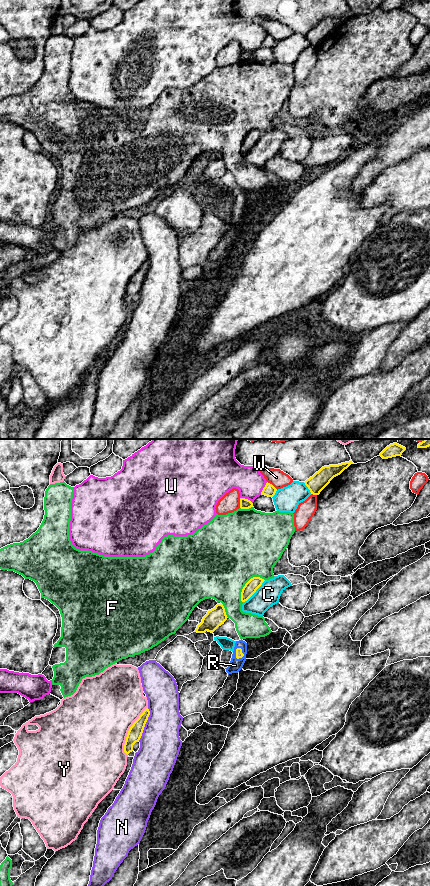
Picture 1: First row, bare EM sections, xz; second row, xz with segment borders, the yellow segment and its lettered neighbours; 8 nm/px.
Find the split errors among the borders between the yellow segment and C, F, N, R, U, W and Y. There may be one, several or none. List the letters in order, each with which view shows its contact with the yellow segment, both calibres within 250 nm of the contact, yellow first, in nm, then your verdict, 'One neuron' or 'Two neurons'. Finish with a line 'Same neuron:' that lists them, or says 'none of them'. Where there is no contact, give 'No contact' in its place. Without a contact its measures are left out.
C: Touches yellow in xz. Thickness 100 nm (yellow) against 190 nm. Two neurons
F: Touches yellow in xz. Thickness 100 nm (yellow) against 500 nm. Two neurons
N: Touches yellow in xz. Thickness 110 nm (yellow) against 320 nm. Two neurons
R: Touches yellow in xz. Thickness 60 nm (yellow) against 110 nm. One neuron
U: Touches yellow in xz. Thickness 100 nm (yellow) against 220 nm. Two neurons
W: Touches yellow in xz. Thickness 100 nm (yellow) against 140 nm. Two neurons
Y: Touches yellow in xz. Thickness 110 nm (yellow) against 500 nm. Two neurons
Same neuron: R

